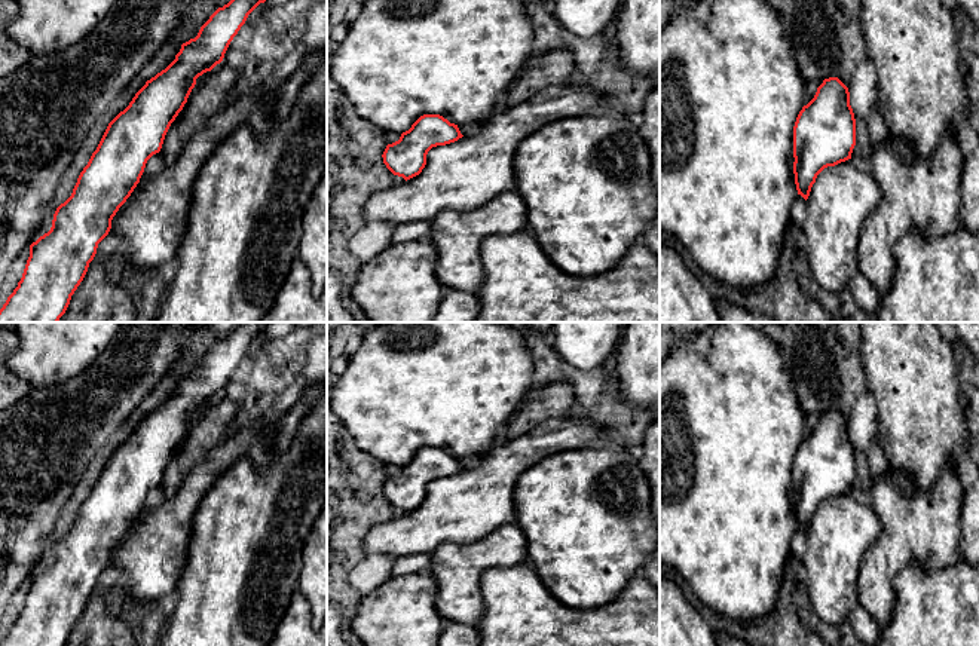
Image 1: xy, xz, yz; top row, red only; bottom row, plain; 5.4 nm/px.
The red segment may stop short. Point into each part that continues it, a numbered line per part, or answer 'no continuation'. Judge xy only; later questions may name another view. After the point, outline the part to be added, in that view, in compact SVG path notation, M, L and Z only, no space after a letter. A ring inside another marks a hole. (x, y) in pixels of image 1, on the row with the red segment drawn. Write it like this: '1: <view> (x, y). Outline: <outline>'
no continuation

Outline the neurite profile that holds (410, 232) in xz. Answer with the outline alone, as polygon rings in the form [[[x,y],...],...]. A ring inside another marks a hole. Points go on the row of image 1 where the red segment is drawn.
[[[431,221],[400,224],[395,227],[391,241],[394,245],[413,241],[428,241],[429,233]]]

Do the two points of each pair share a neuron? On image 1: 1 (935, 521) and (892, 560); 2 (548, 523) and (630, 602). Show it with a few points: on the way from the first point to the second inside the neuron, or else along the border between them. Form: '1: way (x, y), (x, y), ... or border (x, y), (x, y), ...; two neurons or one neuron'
1: way (924, 527), (902, 550); one neuron
2: border (636, 575), (609, 602), (590, 609); two neurons

